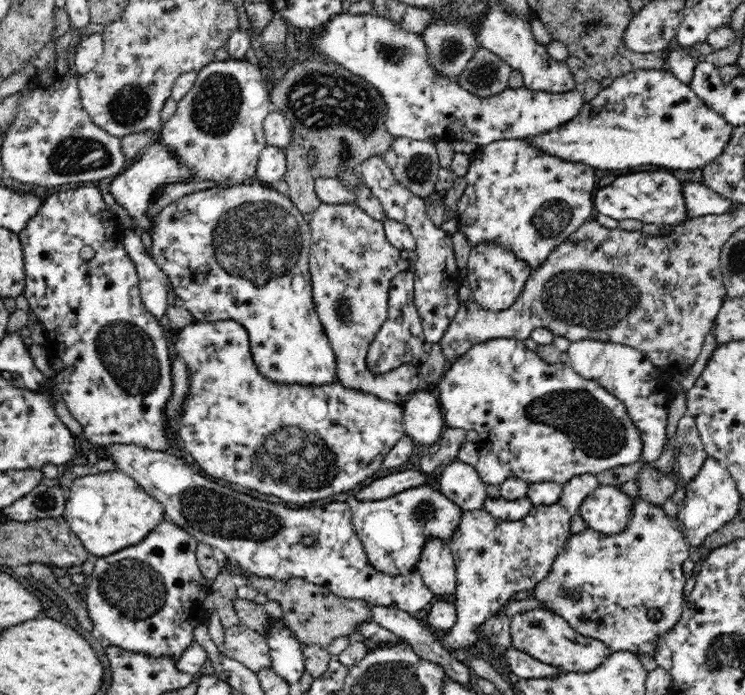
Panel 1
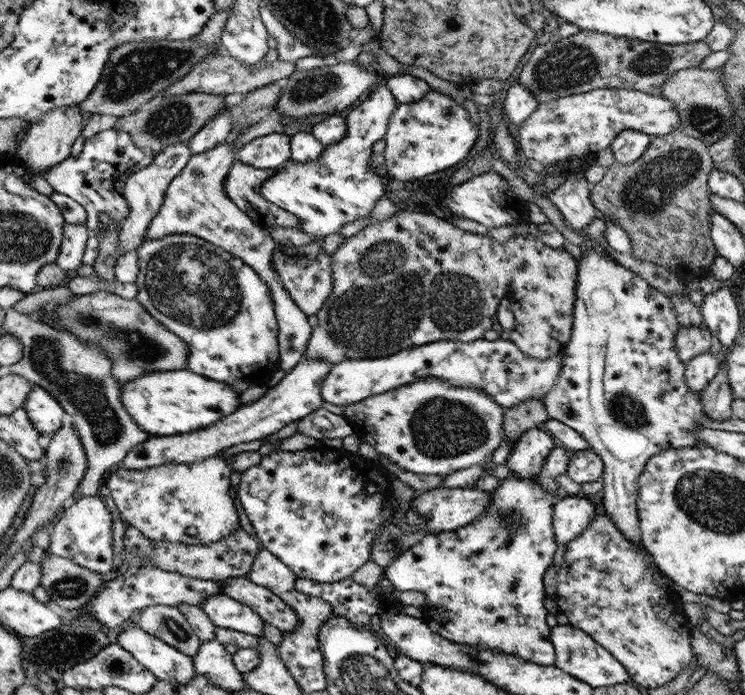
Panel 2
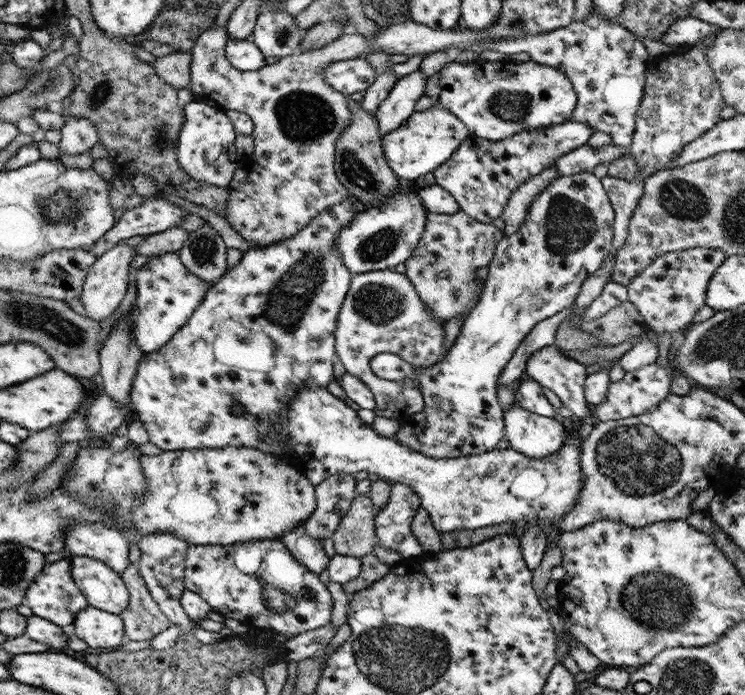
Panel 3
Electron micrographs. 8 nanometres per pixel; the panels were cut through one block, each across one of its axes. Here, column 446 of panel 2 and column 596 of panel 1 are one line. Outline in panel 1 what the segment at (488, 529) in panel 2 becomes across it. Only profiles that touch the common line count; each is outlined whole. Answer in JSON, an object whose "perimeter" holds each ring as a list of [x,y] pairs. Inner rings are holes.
{"perimeter":[[[639,496],[639,498],[633,500],[631,518],[626,529],[622,533],[602,535],[588,528],[580,534],[571,534],[570,539],[566,542],[566,545],[561,548],[558,557],[553,561],[552,569],[546,576],[546,579],[539,582],[533,588],[532,598],[539,600],[542,608],[566,619],[569,626],[578,634],[582,634],[586,638],[597,639],[599,642],[605,644],[612,653],[614,651],[630,651],[630,653],[638,655],[638,658],[642,655],[654,657],[658,642],[660,642],[666,634],[670,634],[670,630],[678,624],[678,619],[681,617],[684,608],[684,584],[686,584],[688,577],[684,576],[682,565],[685,560],[689,559],[690,547],[691,545],[688,543],[686,535],[684,535],[684,529],[680,529],[678,518],[668,516],[662,505],[654,505],[650,502],[646,502],[640,499]],[[574,594],[580,594],[581,597],[579,601],[573,600],[572,596],[574,596]]]}

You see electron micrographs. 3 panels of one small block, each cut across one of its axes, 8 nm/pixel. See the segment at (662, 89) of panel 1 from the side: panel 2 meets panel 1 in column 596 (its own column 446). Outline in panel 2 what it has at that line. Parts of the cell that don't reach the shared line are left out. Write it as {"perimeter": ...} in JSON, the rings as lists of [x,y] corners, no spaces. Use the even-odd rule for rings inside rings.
{"perimeter":[[[434,89],[418,101],[398,103],[388,118],[384,134],[385,151],[379,159],[383,171],[395,180],[412,181],[445,170],[465,160],[479,136],[477,130],[463,106]]]}

